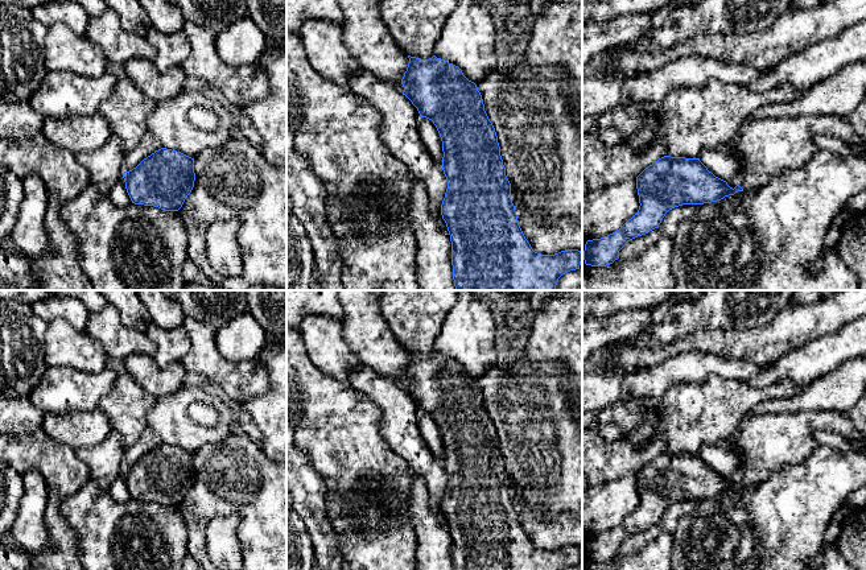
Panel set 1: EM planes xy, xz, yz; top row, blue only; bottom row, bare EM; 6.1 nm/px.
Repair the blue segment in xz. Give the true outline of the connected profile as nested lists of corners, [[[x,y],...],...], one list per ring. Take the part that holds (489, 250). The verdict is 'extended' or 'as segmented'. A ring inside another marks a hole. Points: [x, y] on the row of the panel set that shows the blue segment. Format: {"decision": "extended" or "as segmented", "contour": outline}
{"decision": "extended", "contour": [[[436,55],[408,58],[403,95],[417,108],[420,136],[448,181],[441,215],[451,241],[455,290],[556,290],[562,274],[580,269],[582,252],[541,255],[532,249],[519,226],[498,136],[477,84]]]}

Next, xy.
{"decision": "extended", "contour": [[[147,132],[139,145],[125,154],[123,178],[132,203],[178,211],[194,187],[194,158],[164,148],[154,135]]]}

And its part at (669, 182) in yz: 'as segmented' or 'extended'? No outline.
extended

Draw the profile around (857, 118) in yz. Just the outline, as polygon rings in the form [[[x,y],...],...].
[[[866,95],[863,100],[848,115],[844,116],[850,123],[855,133],[866,140]]]

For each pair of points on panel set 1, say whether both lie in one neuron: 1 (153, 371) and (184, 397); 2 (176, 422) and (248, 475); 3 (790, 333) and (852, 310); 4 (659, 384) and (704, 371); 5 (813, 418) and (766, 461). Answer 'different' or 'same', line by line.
1: different
2: different
3: same
4: same
5: same

